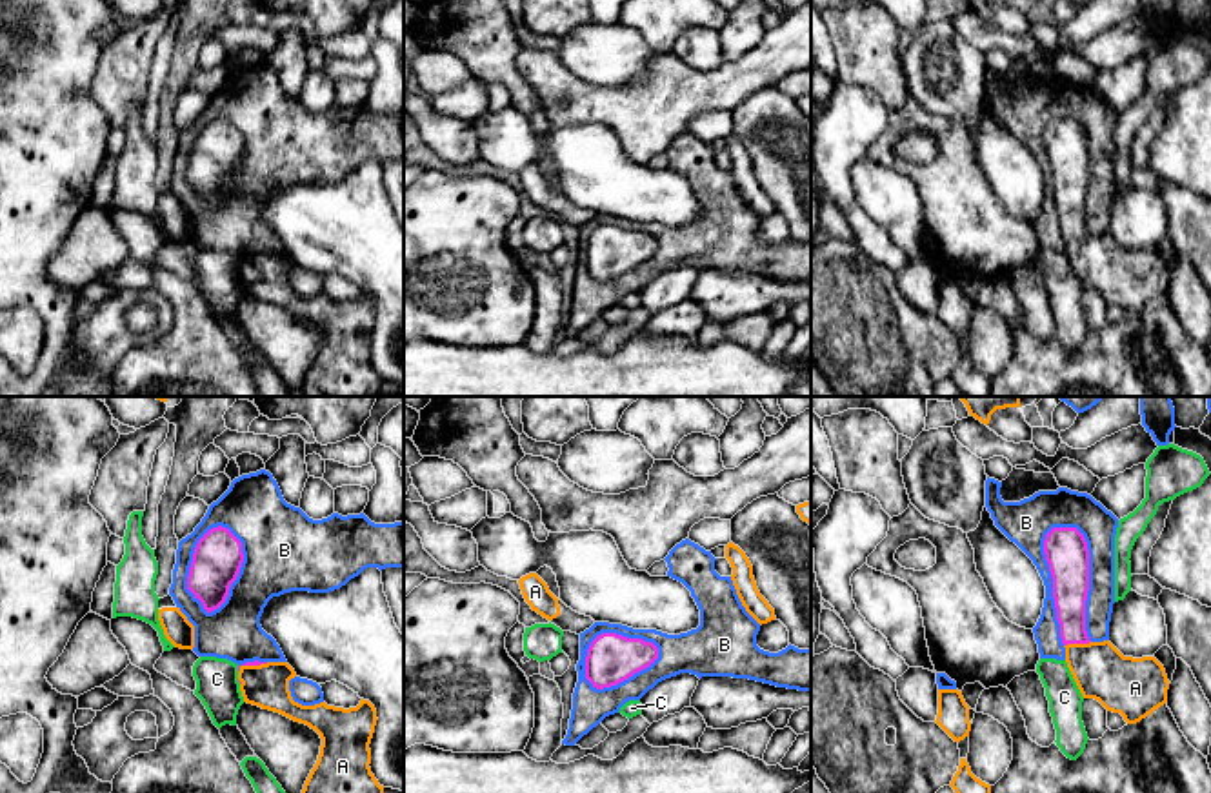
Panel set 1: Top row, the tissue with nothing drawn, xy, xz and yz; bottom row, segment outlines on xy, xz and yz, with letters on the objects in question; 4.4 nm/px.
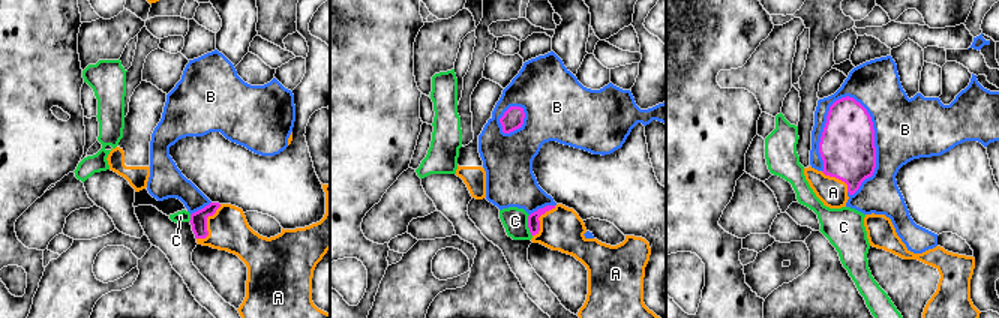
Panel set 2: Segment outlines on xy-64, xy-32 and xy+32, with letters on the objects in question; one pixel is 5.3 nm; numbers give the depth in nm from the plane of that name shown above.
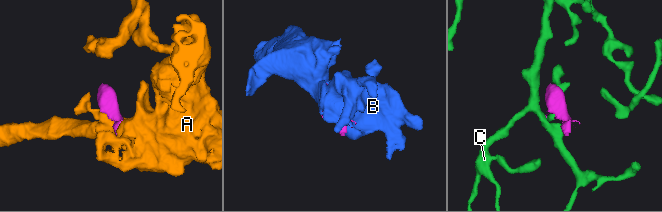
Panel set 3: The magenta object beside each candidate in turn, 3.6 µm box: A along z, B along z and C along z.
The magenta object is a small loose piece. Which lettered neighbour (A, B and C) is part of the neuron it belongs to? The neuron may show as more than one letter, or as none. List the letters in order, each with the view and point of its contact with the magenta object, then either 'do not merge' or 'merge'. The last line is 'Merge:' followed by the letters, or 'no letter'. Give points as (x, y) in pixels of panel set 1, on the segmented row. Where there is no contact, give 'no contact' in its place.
A: yz (1077, 642) | merge
B: yz (1088, 573) | do not merge
C: xy (239, 668) | do not merge
Merge: A

